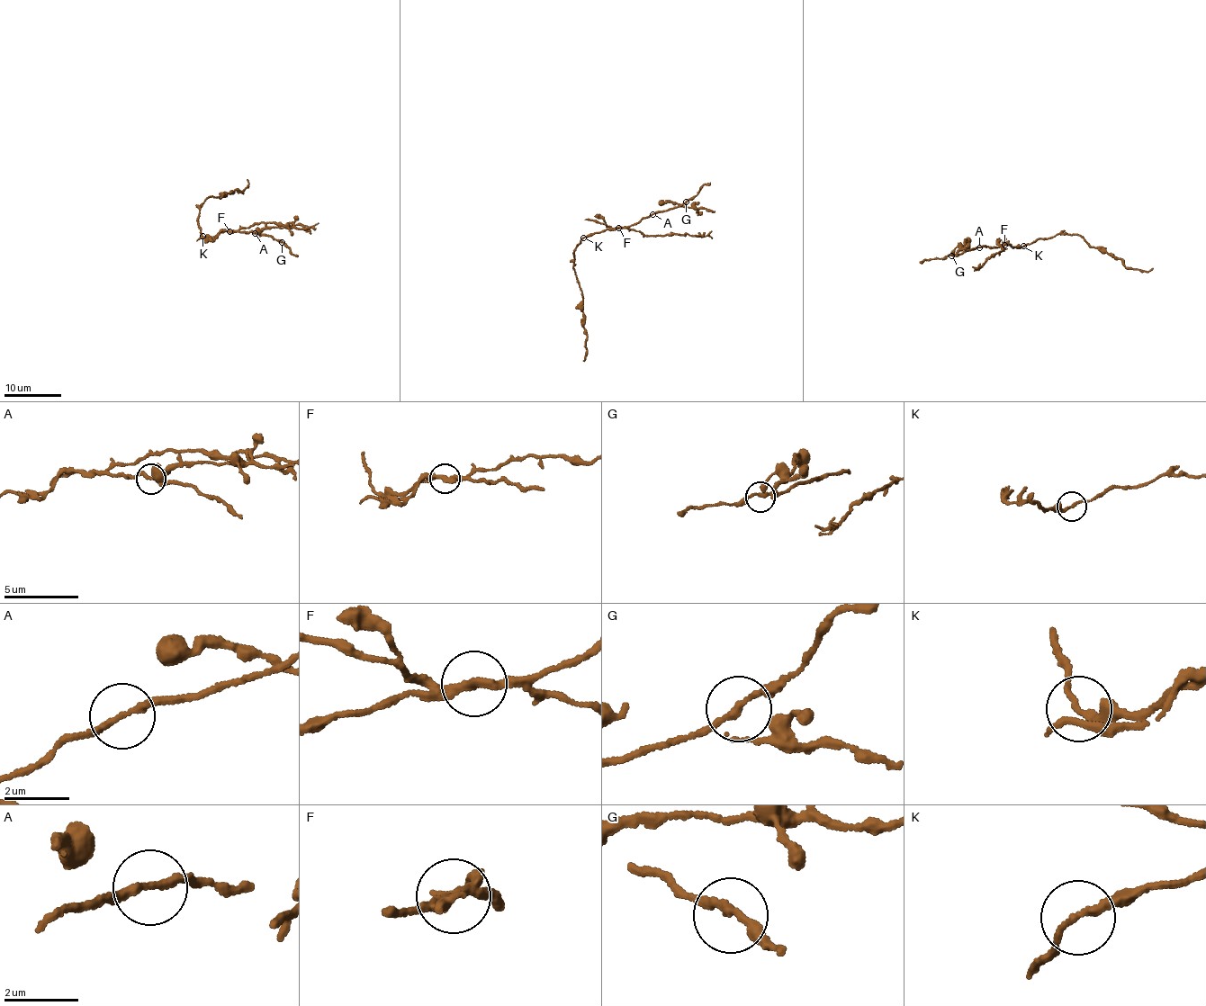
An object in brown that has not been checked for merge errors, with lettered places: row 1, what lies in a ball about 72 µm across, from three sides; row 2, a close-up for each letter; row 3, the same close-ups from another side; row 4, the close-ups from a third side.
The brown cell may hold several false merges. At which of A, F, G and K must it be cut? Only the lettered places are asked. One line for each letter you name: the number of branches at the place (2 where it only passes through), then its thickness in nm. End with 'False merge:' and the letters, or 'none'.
F: 2 branches meet; 280 nm thick
K: 2 branches meet; 190 nm thick
False merge: F, K

